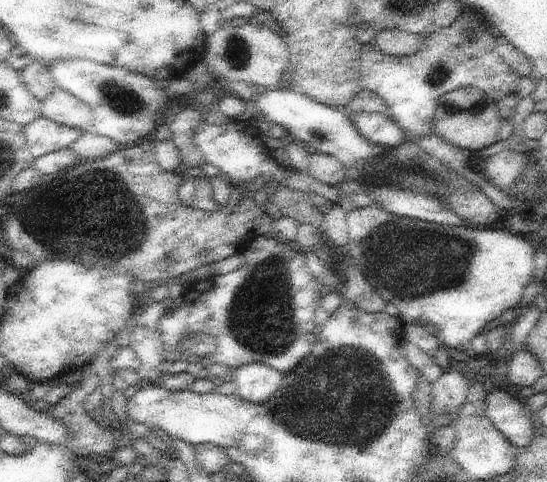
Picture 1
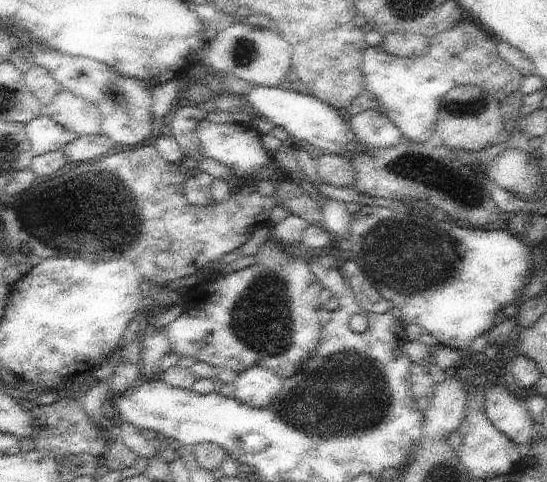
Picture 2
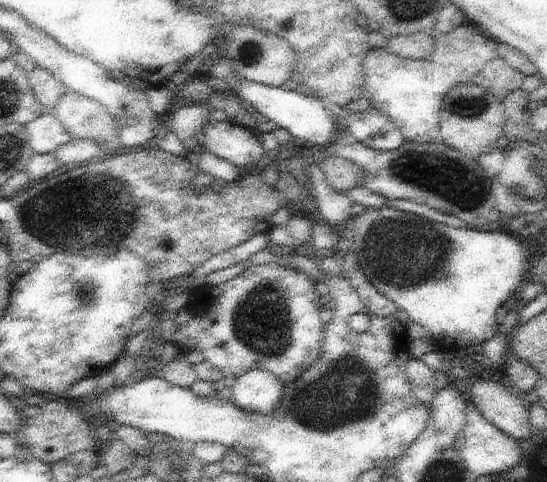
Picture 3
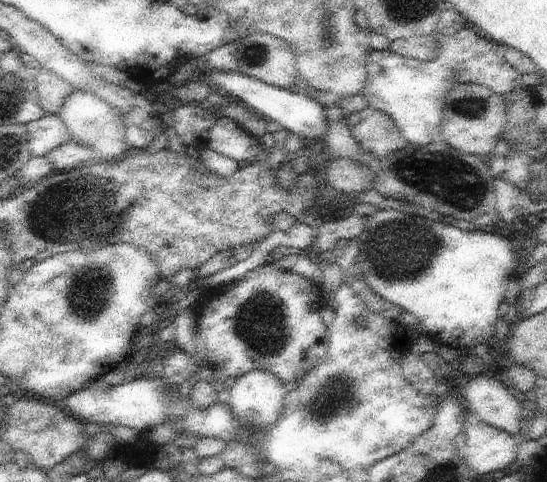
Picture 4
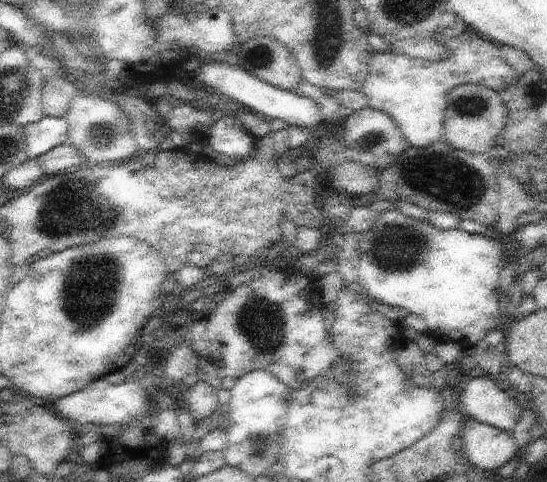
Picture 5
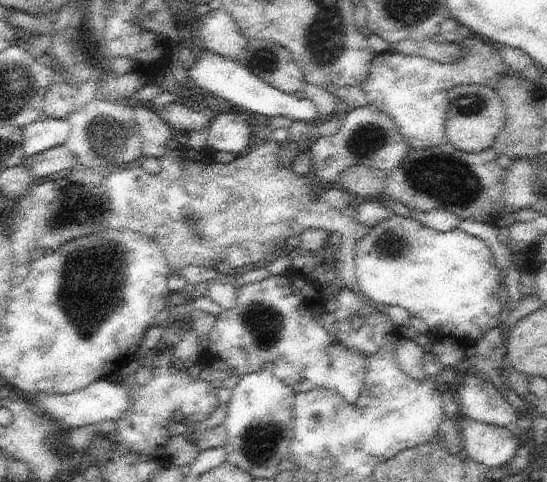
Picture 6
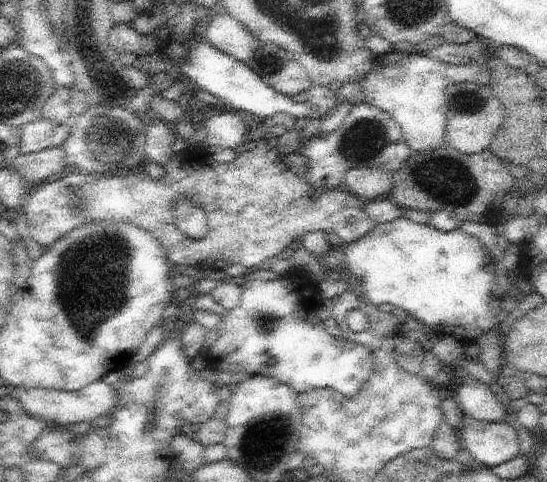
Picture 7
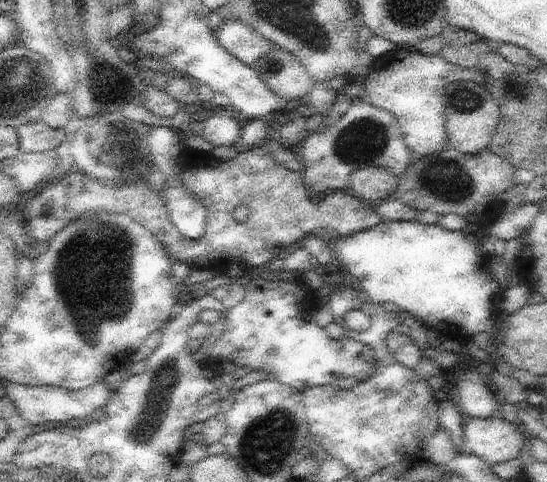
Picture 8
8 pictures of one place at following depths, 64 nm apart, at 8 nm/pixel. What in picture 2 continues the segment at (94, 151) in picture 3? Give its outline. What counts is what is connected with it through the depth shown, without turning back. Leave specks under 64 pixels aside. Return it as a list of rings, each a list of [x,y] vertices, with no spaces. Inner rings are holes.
[[[80,135],[62,150],[72,166],[102,159],[114,151],[113,142],[106,135]]]

